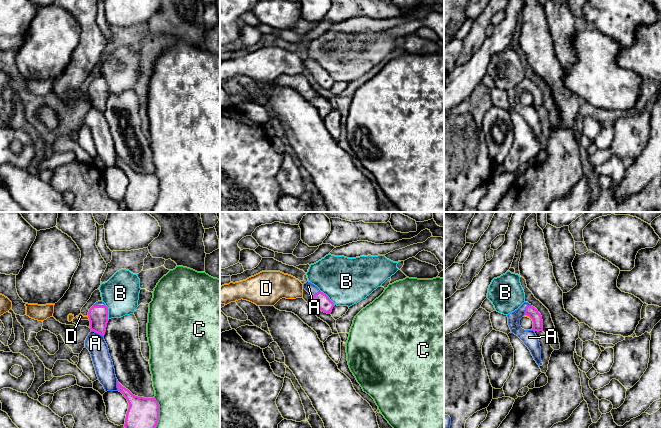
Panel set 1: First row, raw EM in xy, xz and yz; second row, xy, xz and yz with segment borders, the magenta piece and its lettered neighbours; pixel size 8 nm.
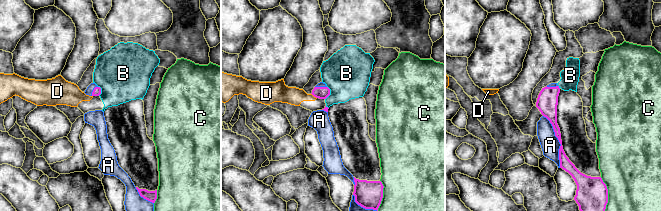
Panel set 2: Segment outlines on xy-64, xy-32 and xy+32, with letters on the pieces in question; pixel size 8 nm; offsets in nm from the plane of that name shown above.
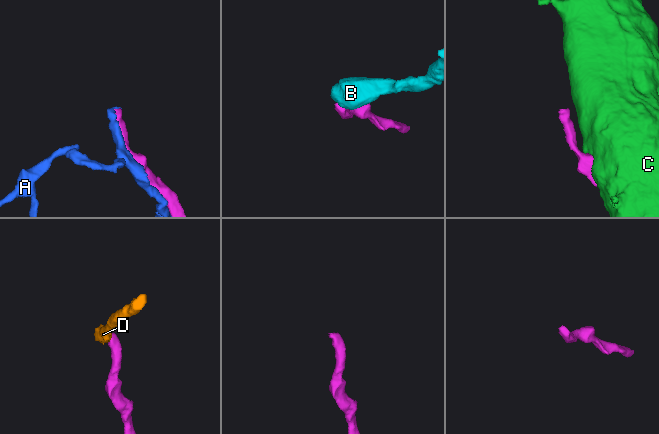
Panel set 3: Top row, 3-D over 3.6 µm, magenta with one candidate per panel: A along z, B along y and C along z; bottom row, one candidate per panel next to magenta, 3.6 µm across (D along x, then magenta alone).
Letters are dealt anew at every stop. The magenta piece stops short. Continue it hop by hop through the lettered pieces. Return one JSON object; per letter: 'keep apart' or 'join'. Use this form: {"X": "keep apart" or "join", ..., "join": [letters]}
{"A": "join", "B": "keep apart", "C": "keep apart", "D": "keep apart", "join": ["A"]}

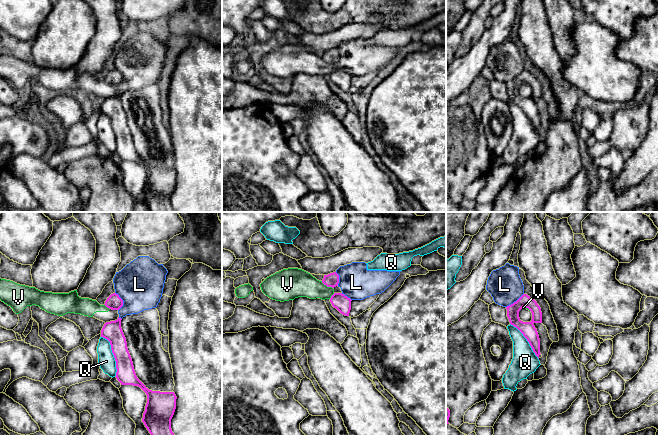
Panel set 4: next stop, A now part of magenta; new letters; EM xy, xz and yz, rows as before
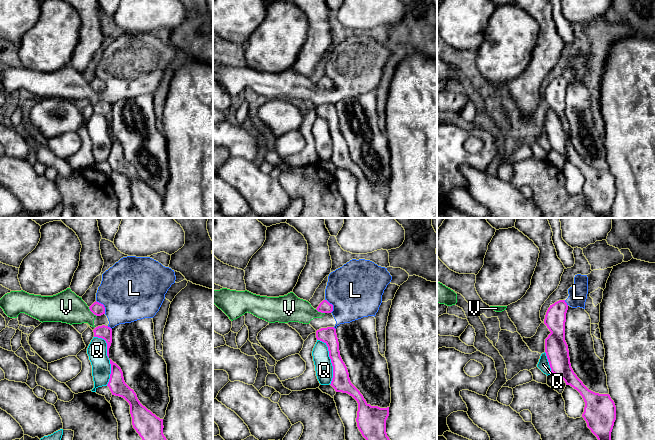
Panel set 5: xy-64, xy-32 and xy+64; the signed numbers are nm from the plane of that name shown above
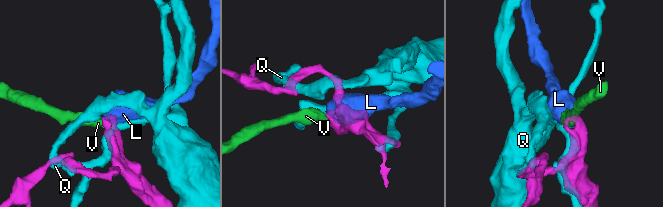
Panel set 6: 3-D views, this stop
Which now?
{"L": "keep apart", "Q": "keep apart", "V": "keep apart", "join": []}

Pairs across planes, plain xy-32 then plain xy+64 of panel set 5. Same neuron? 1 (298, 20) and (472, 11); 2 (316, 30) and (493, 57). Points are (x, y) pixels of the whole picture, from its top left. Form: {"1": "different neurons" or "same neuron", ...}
{"1": "different neurons", "2": "different neurons"}

